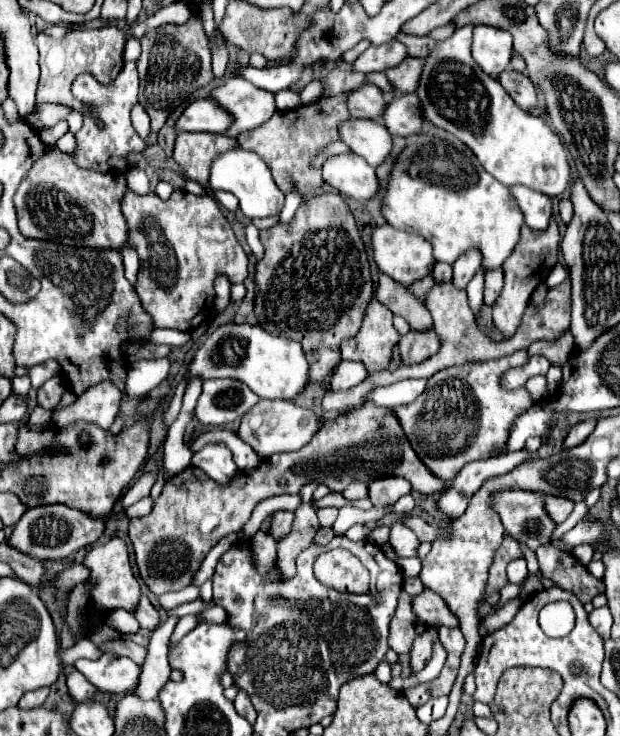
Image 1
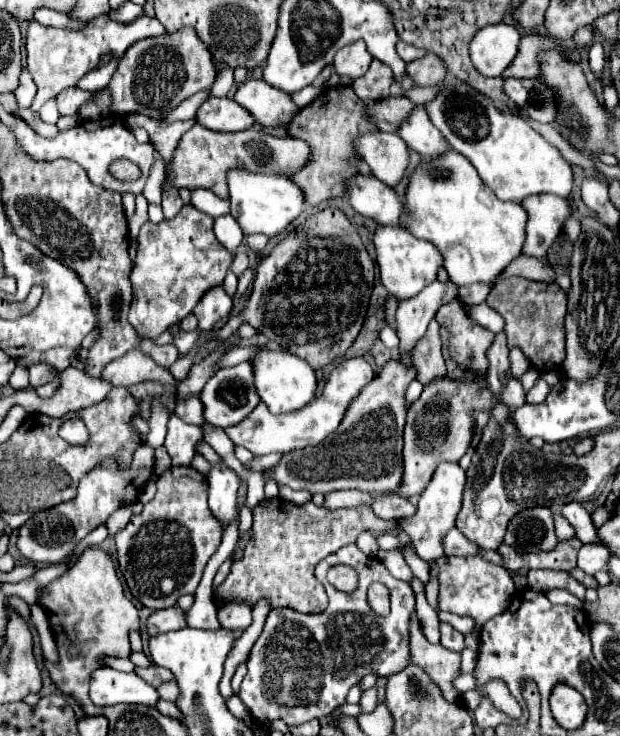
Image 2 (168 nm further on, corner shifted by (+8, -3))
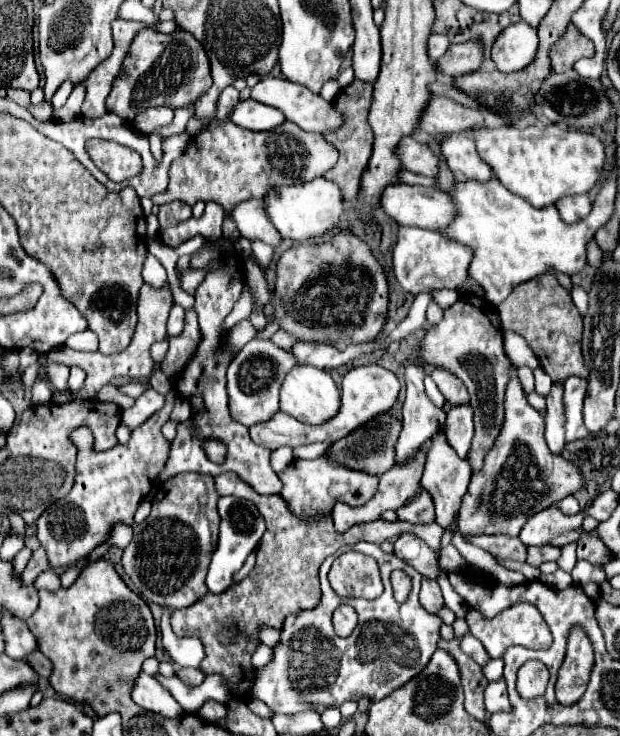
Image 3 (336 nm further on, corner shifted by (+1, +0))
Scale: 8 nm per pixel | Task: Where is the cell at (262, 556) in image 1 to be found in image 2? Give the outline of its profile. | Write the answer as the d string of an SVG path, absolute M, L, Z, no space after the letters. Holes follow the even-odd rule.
M244 602L228 604L218 610L218 620L226 630L246 630L252 624L252 610Z

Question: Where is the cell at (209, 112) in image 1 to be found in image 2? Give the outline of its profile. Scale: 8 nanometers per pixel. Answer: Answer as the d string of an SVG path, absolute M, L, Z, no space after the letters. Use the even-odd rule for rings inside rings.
M210 96L196 114L198 122L202 126L208 126L210 130L218 132L238 132L238 130L248 130L256 124L256 118L248 114L238 102L232 98L216 98Z

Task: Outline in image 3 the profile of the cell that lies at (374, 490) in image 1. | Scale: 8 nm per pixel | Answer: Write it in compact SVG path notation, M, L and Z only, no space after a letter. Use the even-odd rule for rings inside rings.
M421 491L407 505L399 507L397 517L407 523L431 523L435 517L435 511L433 511L433 501L431 501L429 493Z

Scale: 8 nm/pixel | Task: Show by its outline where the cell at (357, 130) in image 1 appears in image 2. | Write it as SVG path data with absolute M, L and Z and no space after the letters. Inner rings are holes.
M374 132L356 138L356 150L368 162L374 176L388 186L396 186L408 168L408 146L398 134Z

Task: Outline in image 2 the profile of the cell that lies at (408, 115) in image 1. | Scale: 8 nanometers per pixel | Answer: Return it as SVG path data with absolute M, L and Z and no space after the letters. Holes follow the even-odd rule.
M422 106L414 108L408 122L400 126L398 136L404 138L410 150L416 150L420 156L426 158L438 158L448 152L448 142L444 140L440 130L430 122Z

